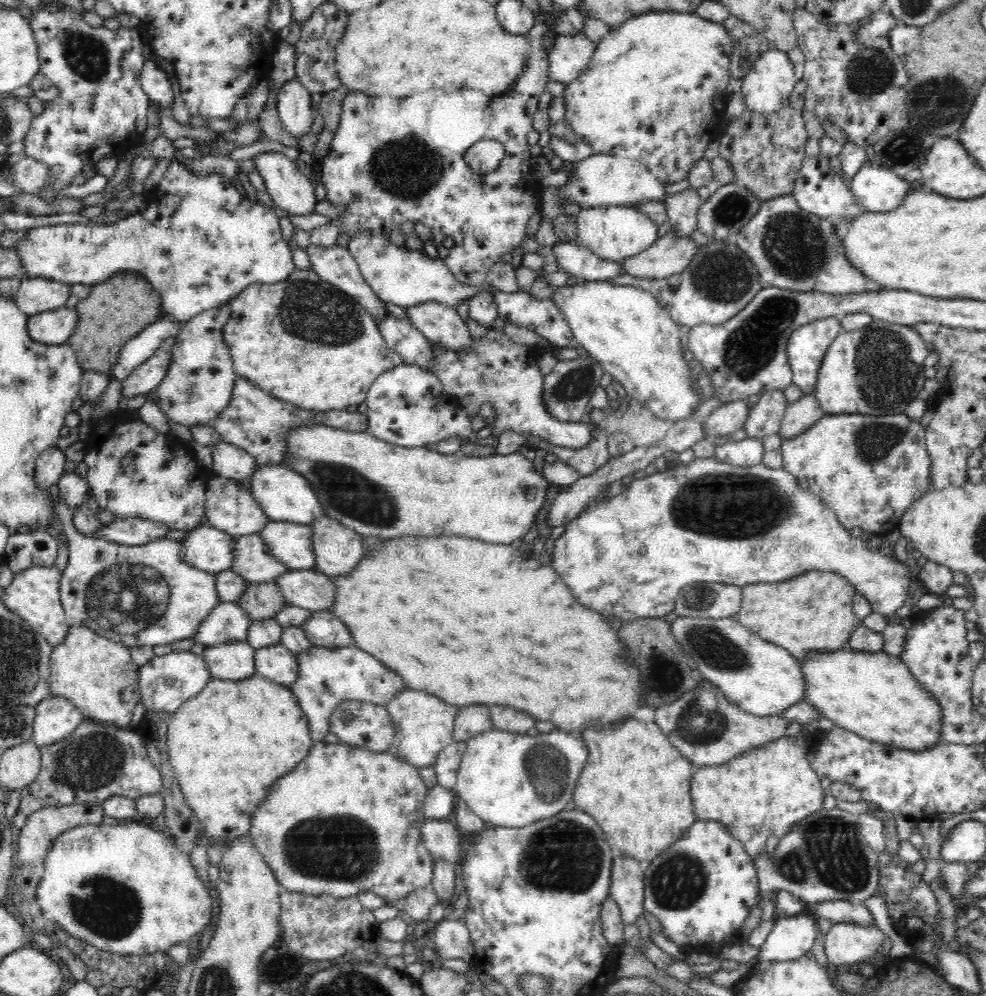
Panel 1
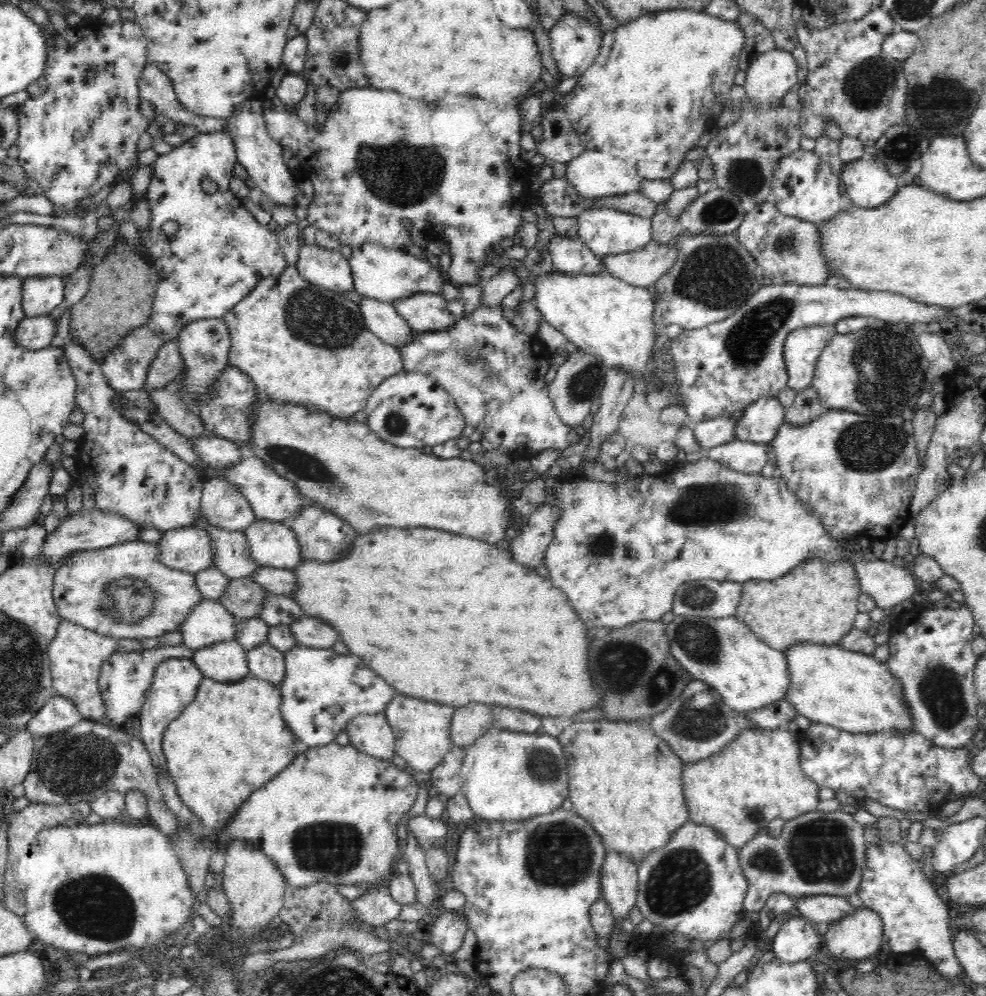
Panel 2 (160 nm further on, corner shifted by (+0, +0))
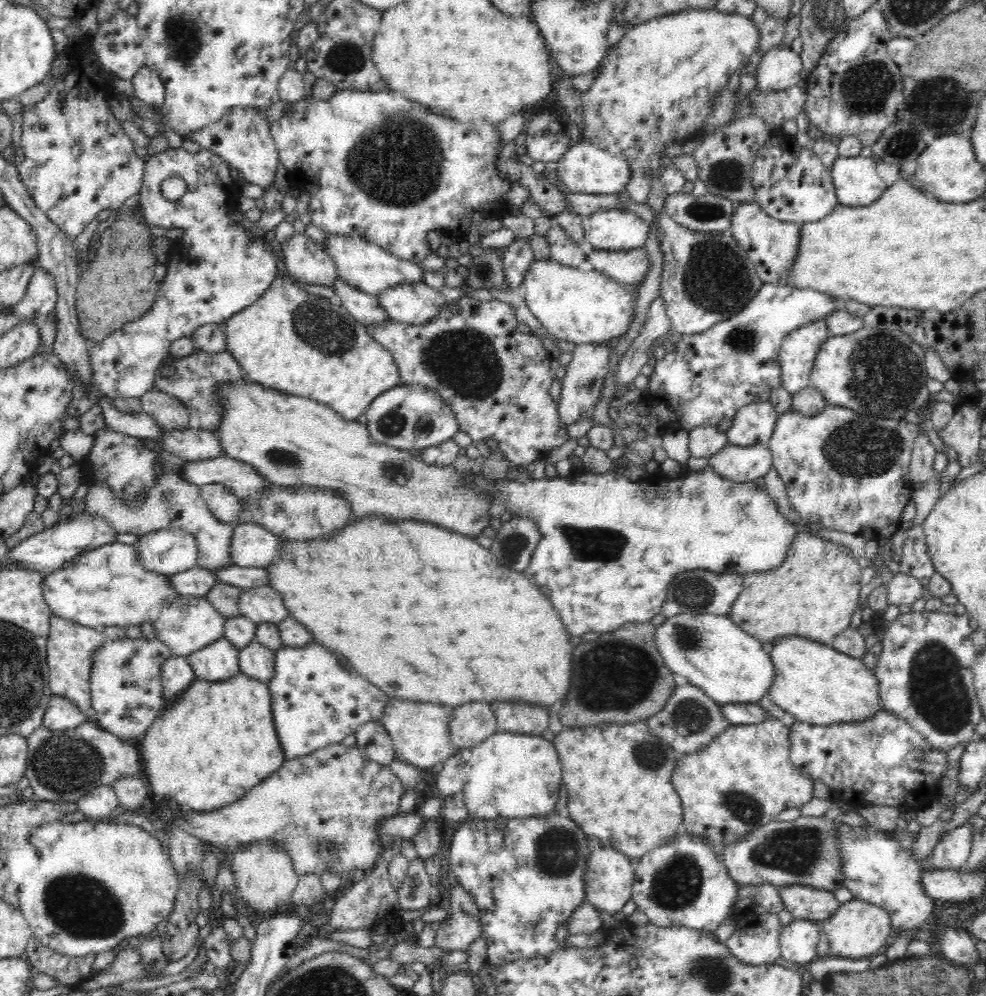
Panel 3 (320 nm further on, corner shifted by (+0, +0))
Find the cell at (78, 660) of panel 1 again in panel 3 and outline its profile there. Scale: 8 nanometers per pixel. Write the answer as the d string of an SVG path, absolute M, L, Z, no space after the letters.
M53 616L50 619L49 635L47 636L47 663L52 695L62 696L76 704L76 707L88 718L94 716L89 687L91 658L104 641L106 641L105 636L97 628L84 626L62 617Z

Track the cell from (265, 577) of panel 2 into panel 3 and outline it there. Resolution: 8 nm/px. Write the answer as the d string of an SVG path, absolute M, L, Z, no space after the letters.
M230 565L213 570L217 581L241 589L268 585L269 574L265 567Z

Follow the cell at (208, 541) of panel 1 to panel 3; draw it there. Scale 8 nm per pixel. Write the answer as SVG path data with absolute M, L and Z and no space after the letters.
M182 529L139 535L133 545L146 570L173 575L198 566L195 535Z

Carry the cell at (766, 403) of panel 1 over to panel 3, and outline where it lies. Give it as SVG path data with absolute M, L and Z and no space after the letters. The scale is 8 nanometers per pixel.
M769 400L743 406L736 411L732 426L725 432L727 441L734 446L768 444L780 415Z

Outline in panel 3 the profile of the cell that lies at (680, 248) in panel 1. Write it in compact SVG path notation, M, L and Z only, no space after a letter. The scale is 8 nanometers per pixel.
M640 247L626 251L593 249L586 260L594 270L627 287L642 285L649 267L648 253Z

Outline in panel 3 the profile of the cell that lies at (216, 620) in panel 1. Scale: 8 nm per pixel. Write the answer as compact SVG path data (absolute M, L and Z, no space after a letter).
M180 595L159 613L153 627L155 638L172 649L176 656L186 656L200 650L224 636L224 625L227 618L216 610L212 603L204 597Z

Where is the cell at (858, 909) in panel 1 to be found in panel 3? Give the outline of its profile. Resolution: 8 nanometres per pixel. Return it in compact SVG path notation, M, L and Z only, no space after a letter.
M783 886L780 894L785 909L794 919L826 921L841 905L832 891L809 886Z

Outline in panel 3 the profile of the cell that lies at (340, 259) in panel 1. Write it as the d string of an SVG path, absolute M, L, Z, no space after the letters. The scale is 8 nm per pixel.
M300 230L282 244L282 254L290 276L302 283L333 287L340 280L328 252Z

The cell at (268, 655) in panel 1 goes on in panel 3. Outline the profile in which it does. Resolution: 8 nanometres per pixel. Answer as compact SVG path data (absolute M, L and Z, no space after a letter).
M256 640L239 649L239 672L250 678L268 682L275 673L274 663L275 651Z

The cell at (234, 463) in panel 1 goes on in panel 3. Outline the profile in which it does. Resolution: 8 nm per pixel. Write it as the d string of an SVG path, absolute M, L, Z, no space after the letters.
M163 429L158 448L166 450L168 454L175 454L187 461L201 461L213 459L223 455L219 437L206 429Z

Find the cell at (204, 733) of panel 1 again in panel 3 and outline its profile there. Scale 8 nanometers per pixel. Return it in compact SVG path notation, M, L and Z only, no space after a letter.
M242 673L223 681L196 678L182 698L159 713L139 746L150 793L173 798L184 811L213 811L231 805L285 762L274 725L270 689L267 683Z

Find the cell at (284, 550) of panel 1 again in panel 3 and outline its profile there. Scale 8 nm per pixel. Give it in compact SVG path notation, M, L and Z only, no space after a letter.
M254 522L238 524L231 542L232 565L267 567L279 559L283 540Z

